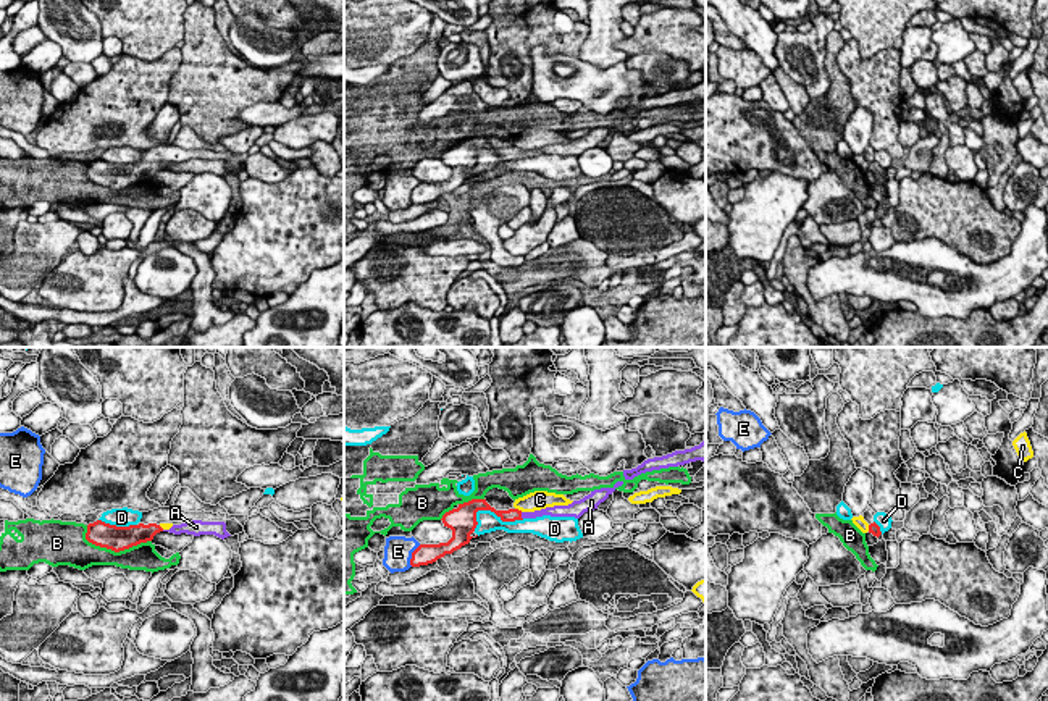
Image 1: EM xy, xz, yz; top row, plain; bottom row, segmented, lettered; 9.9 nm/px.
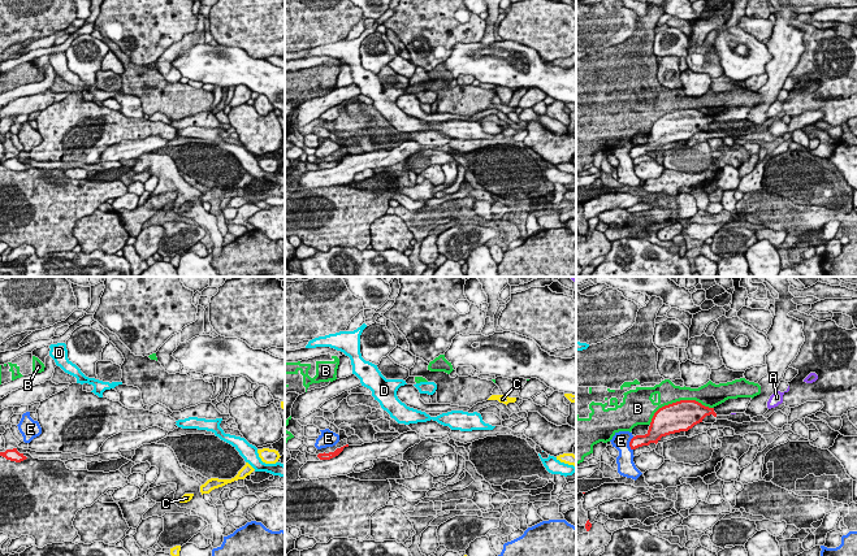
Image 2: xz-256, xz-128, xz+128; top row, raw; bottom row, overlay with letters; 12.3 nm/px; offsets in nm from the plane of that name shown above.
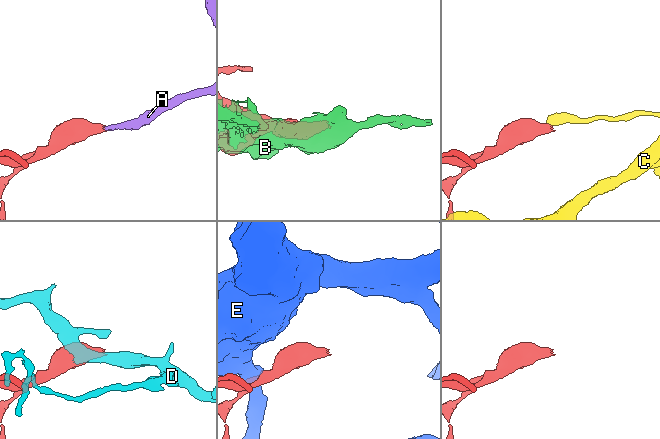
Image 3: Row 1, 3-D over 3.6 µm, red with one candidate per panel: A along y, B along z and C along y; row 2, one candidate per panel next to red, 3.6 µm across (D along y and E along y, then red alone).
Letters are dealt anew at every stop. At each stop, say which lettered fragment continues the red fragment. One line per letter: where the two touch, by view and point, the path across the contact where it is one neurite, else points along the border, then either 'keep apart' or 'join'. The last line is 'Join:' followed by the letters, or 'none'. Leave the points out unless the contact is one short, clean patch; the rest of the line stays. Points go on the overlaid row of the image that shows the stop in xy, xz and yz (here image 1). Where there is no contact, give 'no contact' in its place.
A: meets red in xz at (520, 516); runs through xz (512, 514), (520, 516), (541, 512); join
B: meets red in xy at (117, 551); keep apart
C: meets red in xz at (517, 509); border along xz (515, 507), (522, 511); keep apart
D: meets red in xz at (491, 511); keep apart
E: meets red in xz at (412, 556); keep apart
Join: A

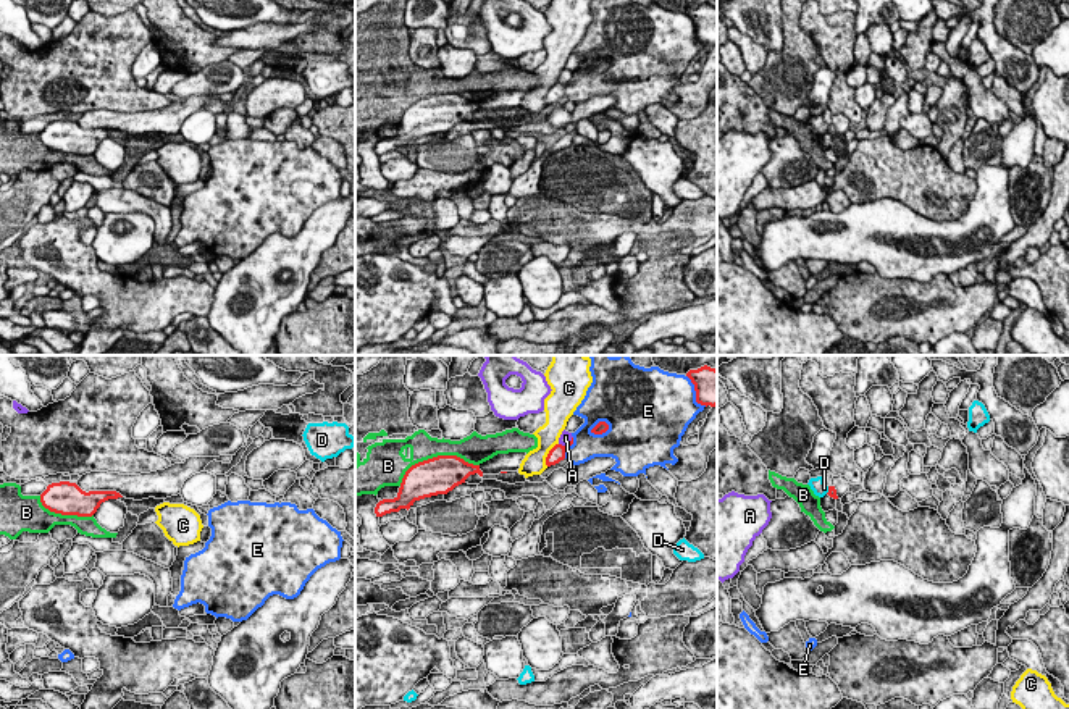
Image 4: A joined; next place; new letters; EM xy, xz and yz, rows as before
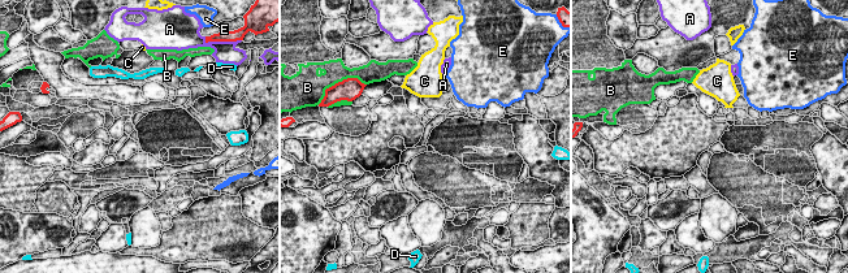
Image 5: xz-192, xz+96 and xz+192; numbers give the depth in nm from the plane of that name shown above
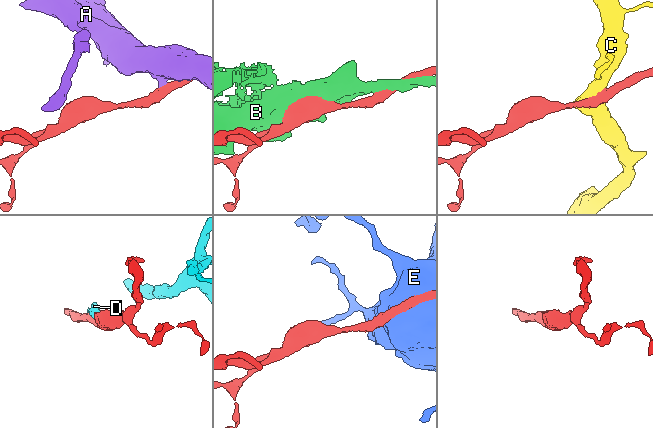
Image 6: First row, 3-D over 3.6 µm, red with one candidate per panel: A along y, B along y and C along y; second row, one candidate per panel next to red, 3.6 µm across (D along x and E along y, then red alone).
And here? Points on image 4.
A: meets red in xz at (567, 444); keep apart
B: meets red in xz at (435, 457); keep apart
C: meets red in xz at (548, 454); keep apart
D: meets red in yz at (829, 490); keep apart
E: meets red in xz at (599, 433); keep apart
Join: none

